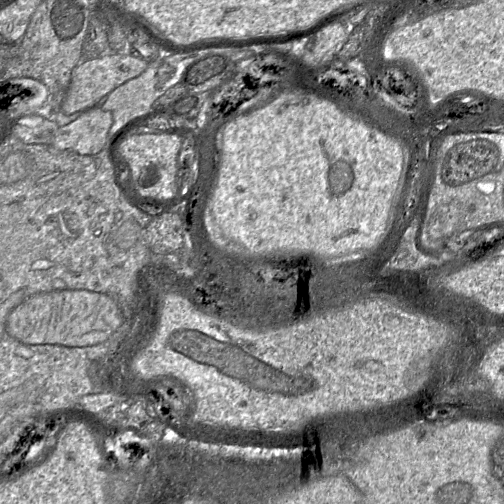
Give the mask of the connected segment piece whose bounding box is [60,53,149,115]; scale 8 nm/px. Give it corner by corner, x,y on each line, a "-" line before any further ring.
107,53
91,60
82,60
73,70
68,90
60,105
60,110
71,115
80,110
94,108
97,102
116,87
138,77
148,67
148,62
131,55

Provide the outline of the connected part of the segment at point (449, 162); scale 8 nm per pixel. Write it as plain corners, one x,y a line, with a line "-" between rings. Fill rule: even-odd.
472,140
452,147
442,169
443,181
457,186
493,171
499,159
499,150
487,140

